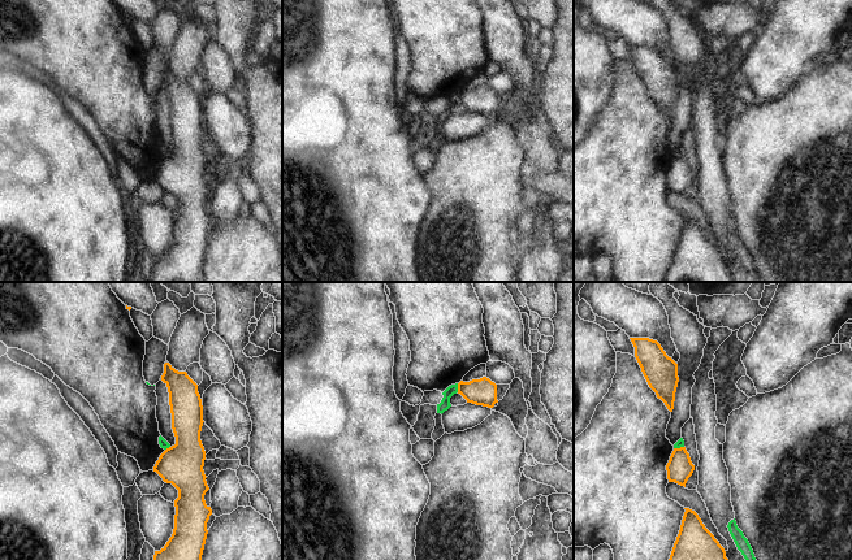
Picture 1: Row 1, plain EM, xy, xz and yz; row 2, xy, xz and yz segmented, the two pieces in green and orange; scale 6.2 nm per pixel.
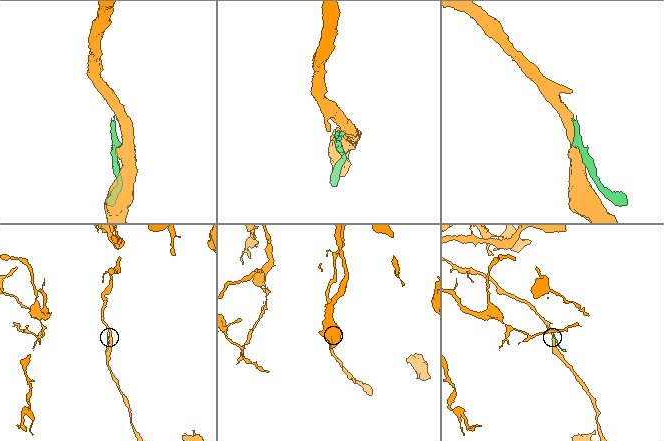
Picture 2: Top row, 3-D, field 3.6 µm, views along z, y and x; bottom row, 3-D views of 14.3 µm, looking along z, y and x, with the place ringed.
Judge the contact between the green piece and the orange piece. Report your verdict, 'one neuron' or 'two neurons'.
two neurons

